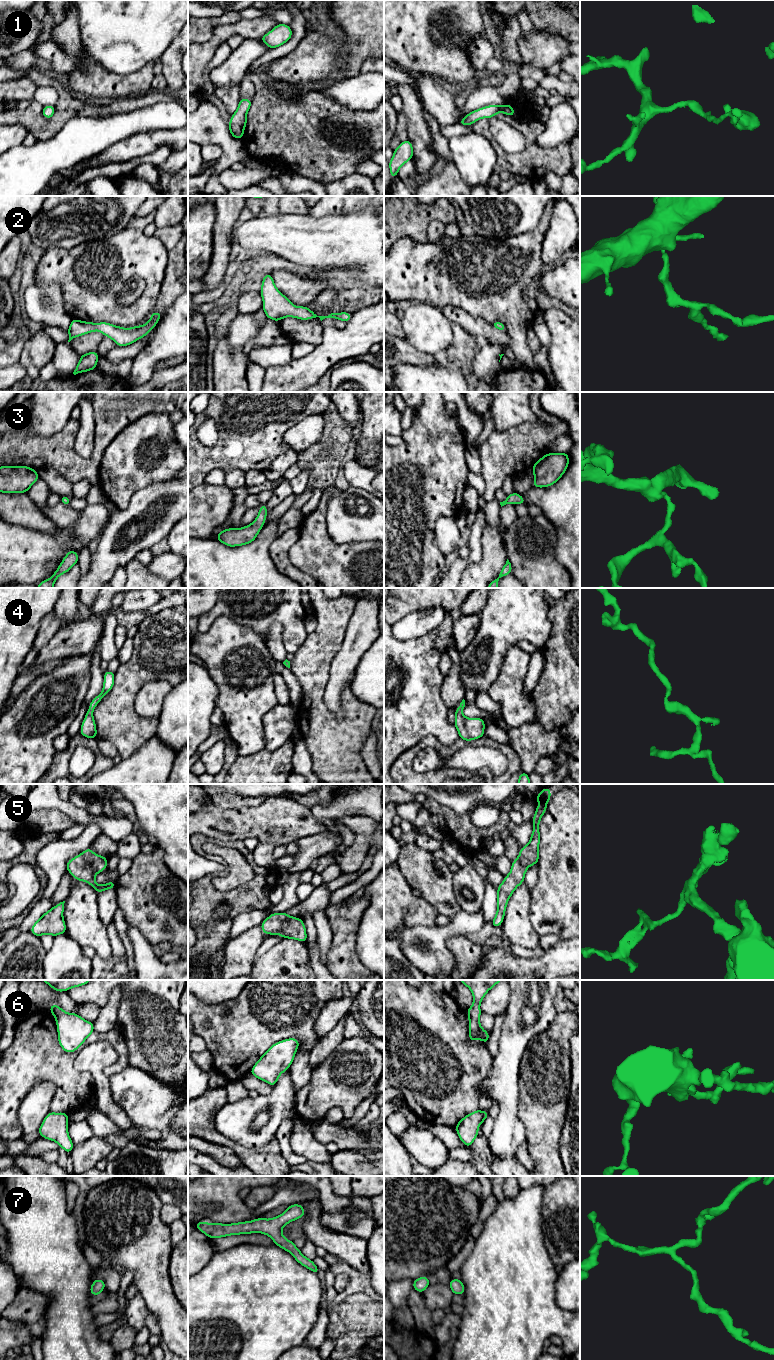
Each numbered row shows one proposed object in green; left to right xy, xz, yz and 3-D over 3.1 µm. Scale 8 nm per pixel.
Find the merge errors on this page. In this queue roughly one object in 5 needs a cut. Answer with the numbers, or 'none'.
none

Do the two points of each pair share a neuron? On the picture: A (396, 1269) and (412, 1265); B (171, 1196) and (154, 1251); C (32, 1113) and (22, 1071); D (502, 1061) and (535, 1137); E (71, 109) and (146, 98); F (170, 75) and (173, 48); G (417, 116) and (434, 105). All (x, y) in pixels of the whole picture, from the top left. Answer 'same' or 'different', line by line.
A: same
B: different
C: different
D: different
E: same
F: same
G: different

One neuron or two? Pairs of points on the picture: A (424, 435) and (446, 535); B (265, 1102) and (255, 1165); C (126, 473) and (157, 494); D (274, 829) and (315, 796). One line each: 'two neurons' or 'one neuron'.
A: two neurons
B: two neurons
C: two neurons
D: two neurons

